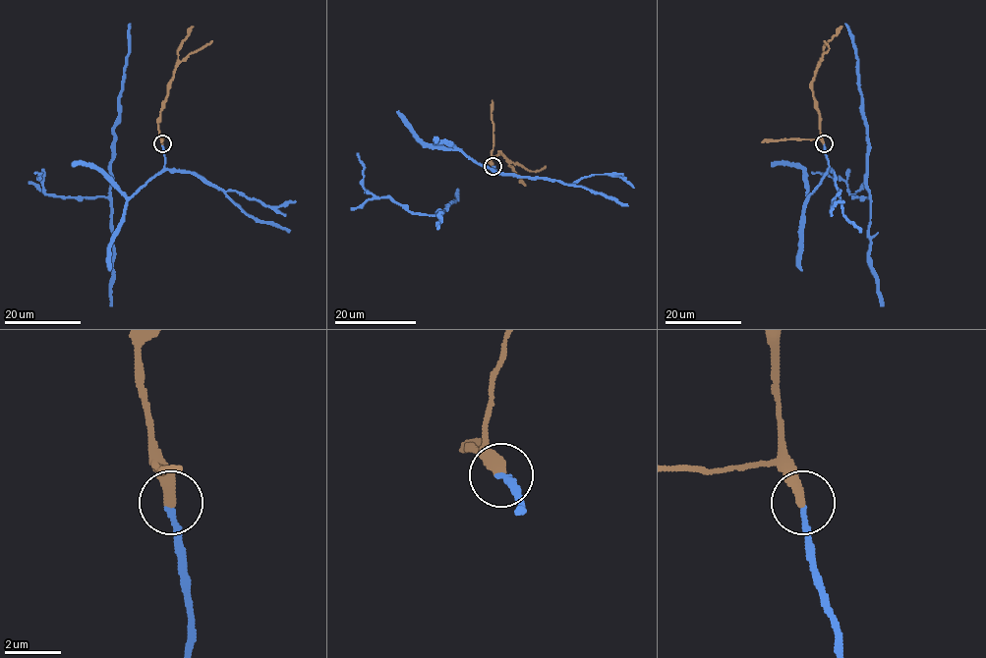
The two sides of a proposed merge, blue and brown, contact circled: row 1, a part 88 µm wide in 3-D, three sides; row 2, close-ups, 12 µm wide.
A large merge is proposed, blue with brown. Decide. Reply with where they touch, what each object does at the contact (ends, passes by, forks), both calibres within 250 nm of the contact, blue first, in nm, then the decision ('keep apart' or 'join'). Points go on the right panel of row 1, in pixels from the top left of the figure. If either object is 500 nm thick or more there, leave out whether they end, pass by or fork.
at (824, 143); blue ends there; brown ends there; 190 nm thick on the blue side, 380 nm on the other; join

